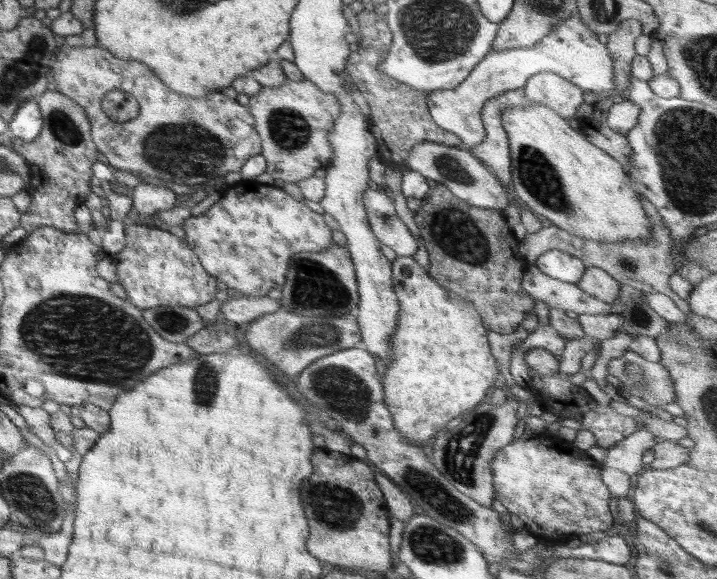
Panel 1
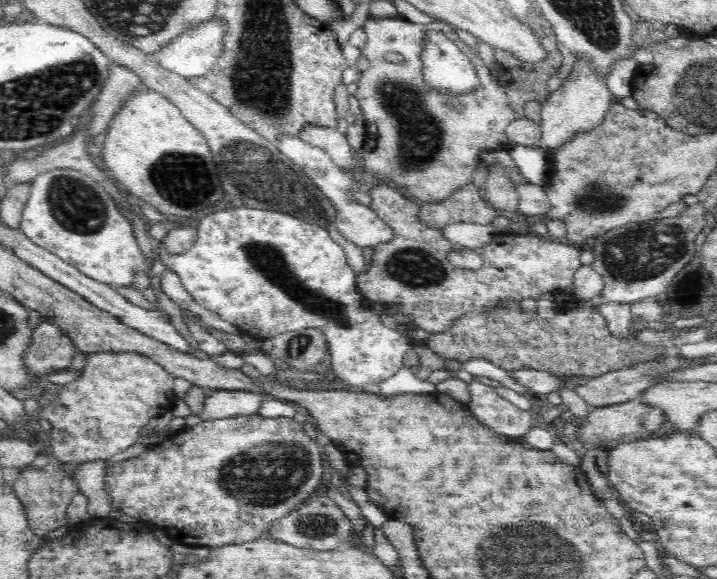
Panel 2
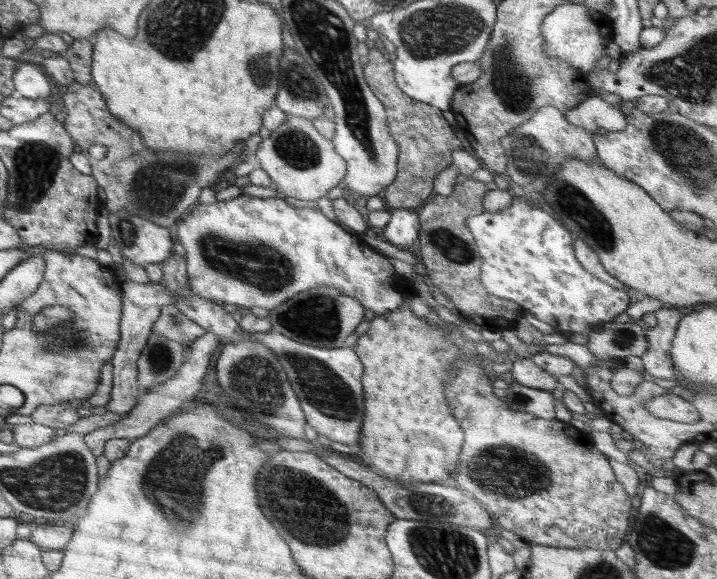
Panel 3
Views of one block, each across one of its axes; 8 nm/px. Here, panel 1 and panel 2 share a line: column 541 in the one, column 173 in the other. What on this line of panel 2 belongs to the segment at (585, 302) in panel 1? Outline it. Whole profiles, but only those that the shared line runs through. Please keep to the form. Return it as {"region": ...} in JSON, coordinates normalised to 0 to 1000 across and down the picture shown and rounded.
{"region":[[[232,465],[223,478],[225,501],[245,523],[257,539],[273,544],[289,566],[333,577],[335,568],[329,561],[311,553],[301,539],[283,532],[268,509],[257,497],[251,478]]]}

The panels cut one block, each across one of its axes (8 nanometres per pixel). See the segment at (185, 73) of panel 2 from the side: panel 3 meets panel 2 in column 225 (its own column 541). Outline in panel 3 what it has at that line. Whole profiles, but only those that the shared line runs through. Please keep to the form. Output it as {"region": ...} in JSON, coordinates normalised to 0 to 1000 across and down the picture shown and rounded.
{"region":[[[789,5],[773,14],[764,28],[759,29],[753,43],[753,59],[759,62],[760,86],[770,100],[821,128],[824,121],[831,119],[831,107],[844,95],[844,81],[852,73],[851,66],[840,62],[834,38],[824,33],[815,5]]]}

